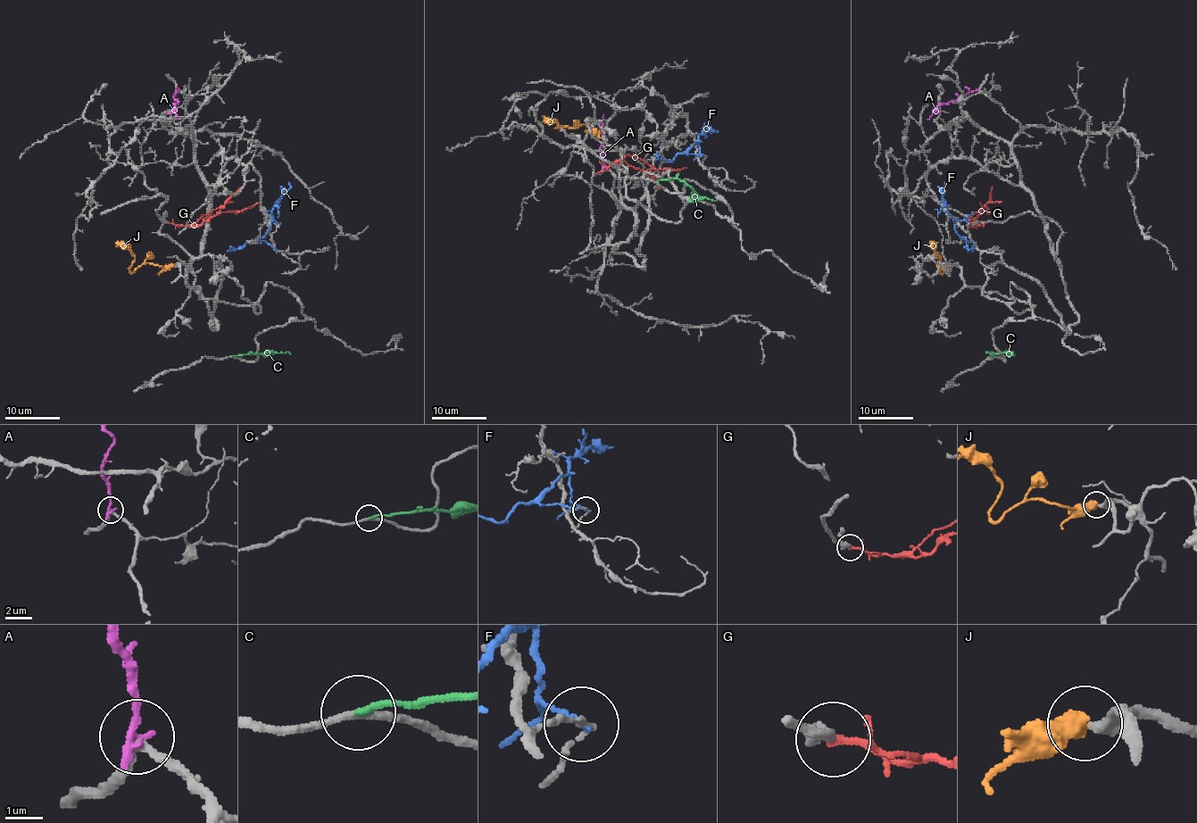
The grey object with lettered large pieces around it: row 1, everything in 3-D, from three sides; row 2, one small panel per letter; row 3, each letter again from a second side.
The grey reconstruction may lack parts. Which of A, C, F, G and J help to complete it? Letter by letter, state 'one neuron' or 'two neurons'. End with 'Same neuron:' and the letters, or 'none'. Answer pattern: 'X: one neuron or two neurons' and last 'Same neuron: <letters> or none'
A: two neurons
C: two neurons
F: two neurons
G: two neurons
J: one neuron
Same neuron: J

